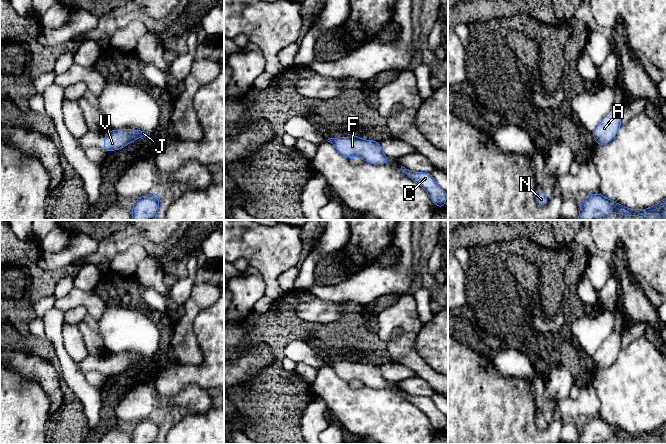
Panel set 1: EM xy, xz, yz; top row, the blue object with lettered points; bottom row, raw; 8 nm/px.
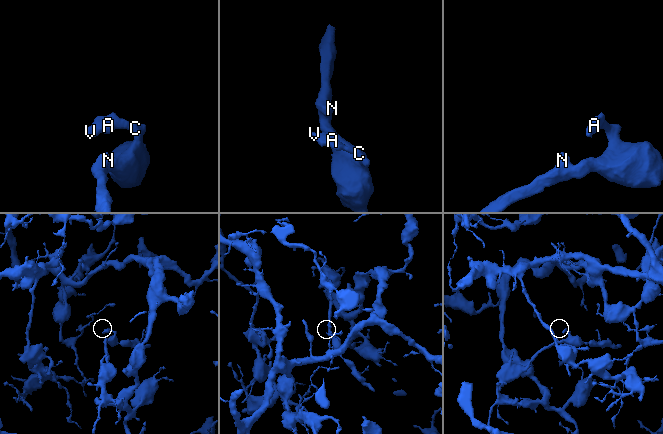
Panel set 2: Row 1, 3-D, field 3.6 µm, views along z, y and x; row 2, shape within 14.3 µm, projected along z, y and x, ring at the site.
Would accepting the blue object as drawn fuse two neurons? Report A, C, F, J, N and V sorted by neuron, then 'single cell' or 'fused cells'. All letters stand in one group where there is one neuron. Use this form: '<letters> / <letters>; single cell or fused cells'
A C F J N V; single cell

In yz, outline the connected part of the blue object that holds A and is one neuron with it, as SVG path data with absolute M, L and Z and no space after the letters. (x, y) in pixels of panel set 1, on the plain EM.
M622 332L613 333L602 343L592 356L597 369L609 367L617 358L621 350Z

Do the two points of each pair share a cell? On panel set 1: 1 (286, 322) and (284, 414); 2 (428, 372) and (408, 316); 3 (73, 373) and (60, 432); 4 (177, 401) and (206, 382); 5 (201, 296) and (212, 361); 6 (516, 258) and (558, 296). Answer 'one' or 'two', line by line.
1: one
2: one
3: two
4: two
5: two
6: one

